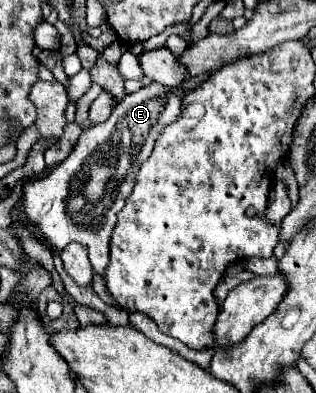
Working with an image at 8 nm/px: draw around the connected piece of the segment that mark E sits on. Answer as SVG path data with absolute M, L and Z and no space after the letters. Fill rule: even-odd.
M153 82L121 100L107 122L95 124L79 136L67 160L49 170L49 174L23 186L23 204L17 208L19 218L29 220L41 240L49 242L57 252L71 242L85 246L95 272L105 276L117 212L125 206L137 170L151 156L157 132L181 114L183 96L175 92L177 88Z

